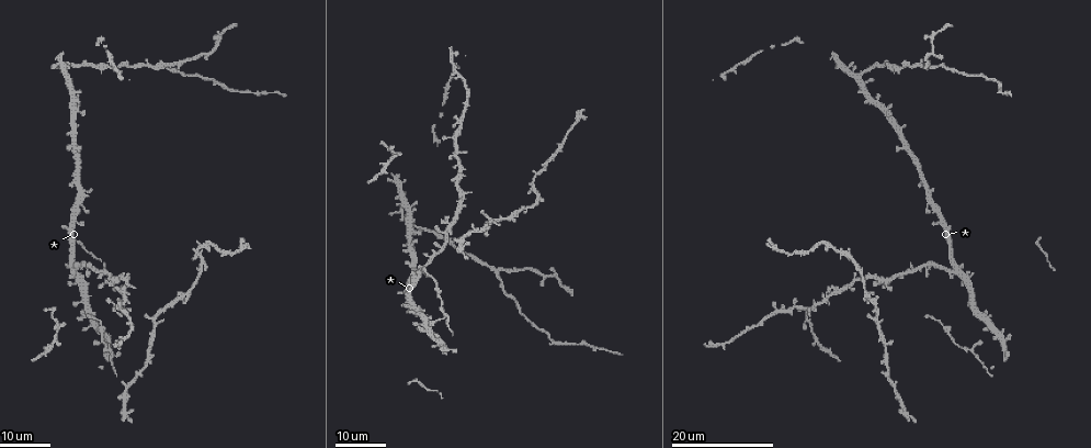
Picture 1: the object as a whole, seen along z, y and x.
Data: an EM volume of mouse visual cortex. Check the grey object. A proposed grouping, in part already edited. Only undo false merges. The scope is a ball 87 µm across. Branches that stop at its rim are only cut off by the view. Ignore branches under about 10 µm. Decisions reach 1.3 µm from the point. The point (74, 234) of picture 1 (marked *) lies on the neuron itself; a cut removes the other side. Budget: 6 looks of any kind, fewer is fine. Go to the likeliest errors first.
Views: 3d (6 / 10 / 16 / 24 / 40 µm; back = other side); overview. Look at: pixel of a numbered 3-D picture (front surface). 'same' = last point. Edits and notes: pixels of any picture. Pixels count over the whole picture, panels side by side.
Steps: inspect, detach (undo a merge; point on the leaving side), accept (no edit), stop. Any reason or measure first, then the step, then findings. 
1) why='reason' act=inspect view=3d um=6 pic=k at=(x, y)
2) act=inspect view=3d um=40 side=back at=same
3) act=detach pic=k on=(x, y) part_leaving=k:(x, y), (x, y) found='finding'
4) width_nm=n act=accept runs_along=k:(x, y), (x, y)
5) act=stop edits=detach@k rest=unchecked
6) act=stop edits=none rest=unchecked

why='four or more arms meet' act=inspect view=3d um=16 pic=1 at=(156, 321)

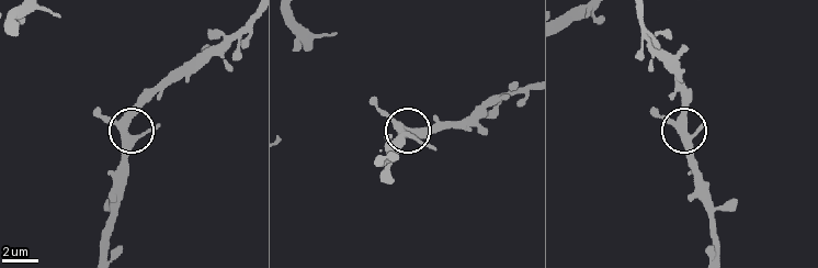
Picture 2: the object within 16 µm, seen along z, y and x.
act=inspect view=3d um=10 pic=2 at=(683, 126)

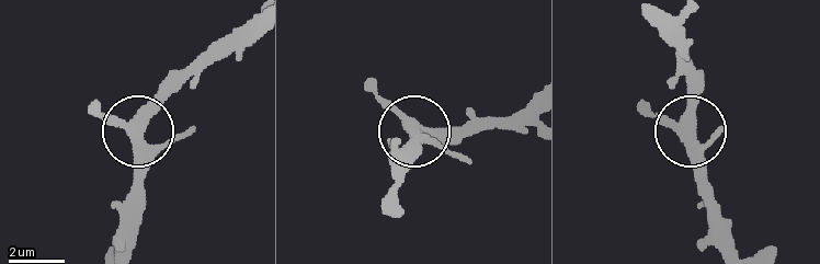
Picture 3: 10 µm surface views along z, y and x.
arms=4 act=accept found='one neuron here'

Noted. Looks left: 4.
why='three-way junction' act=inspect view=3d um=16 pic=1 at=(162, 62)

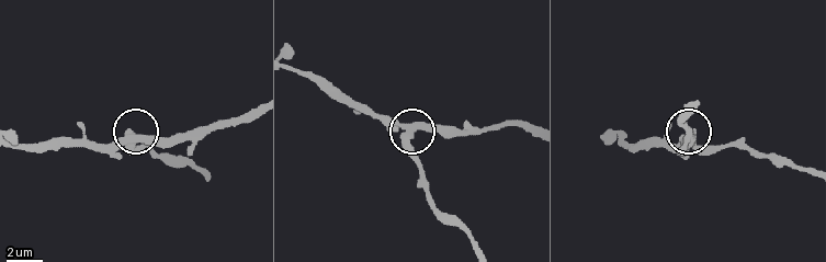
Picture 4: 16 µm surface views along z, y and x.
why='zoom in' act=inspect view=3d um=10 pic=4 at=(408, 135)

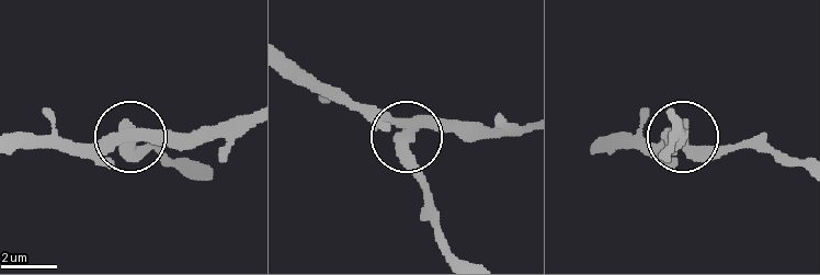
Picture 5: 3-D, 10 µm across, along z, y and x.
arms=3 act=detach pic=5 on=(145, 147) part_leaving=5:(406, 145), (406, 164), (424, 192), (431, 228), (455, 255) found='a second neuron is stuck on'

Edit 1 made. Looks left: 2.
act=stop edits=detach@5 rest=unchecked

